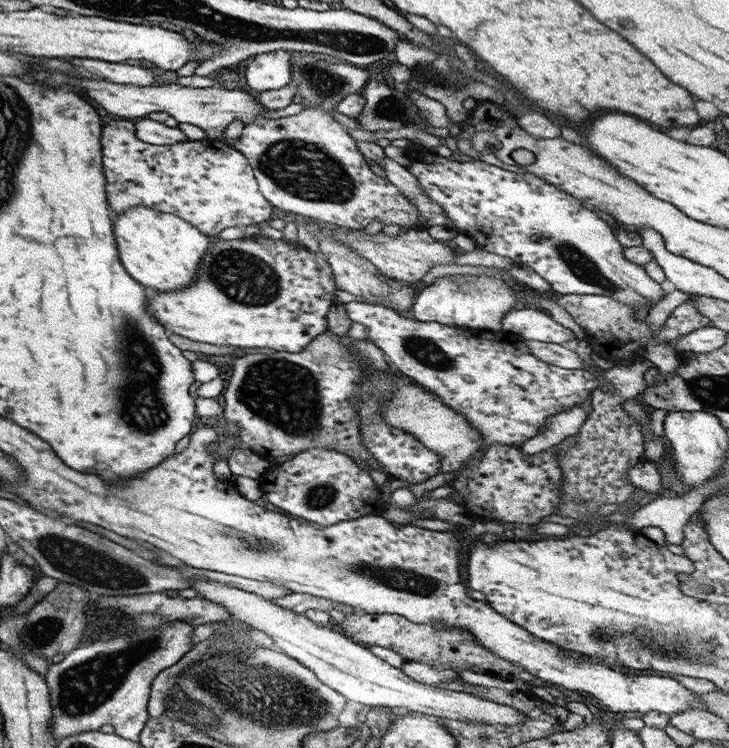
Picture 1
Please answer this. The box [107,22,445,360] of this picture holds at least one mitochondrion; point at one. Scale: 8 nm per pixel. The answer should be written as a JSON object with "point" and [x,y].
{"point":[303,168]}

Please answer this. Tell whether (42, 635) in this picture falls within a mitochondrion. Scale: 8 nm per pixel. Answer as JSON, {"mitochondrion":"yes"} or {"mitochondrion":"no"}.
{"mitochondrion":"yes"}

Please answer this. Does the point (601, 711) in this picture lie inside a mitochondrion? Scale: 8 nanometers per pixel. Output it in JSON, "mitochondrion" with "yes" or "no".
{"mitochondrion":"no"}

